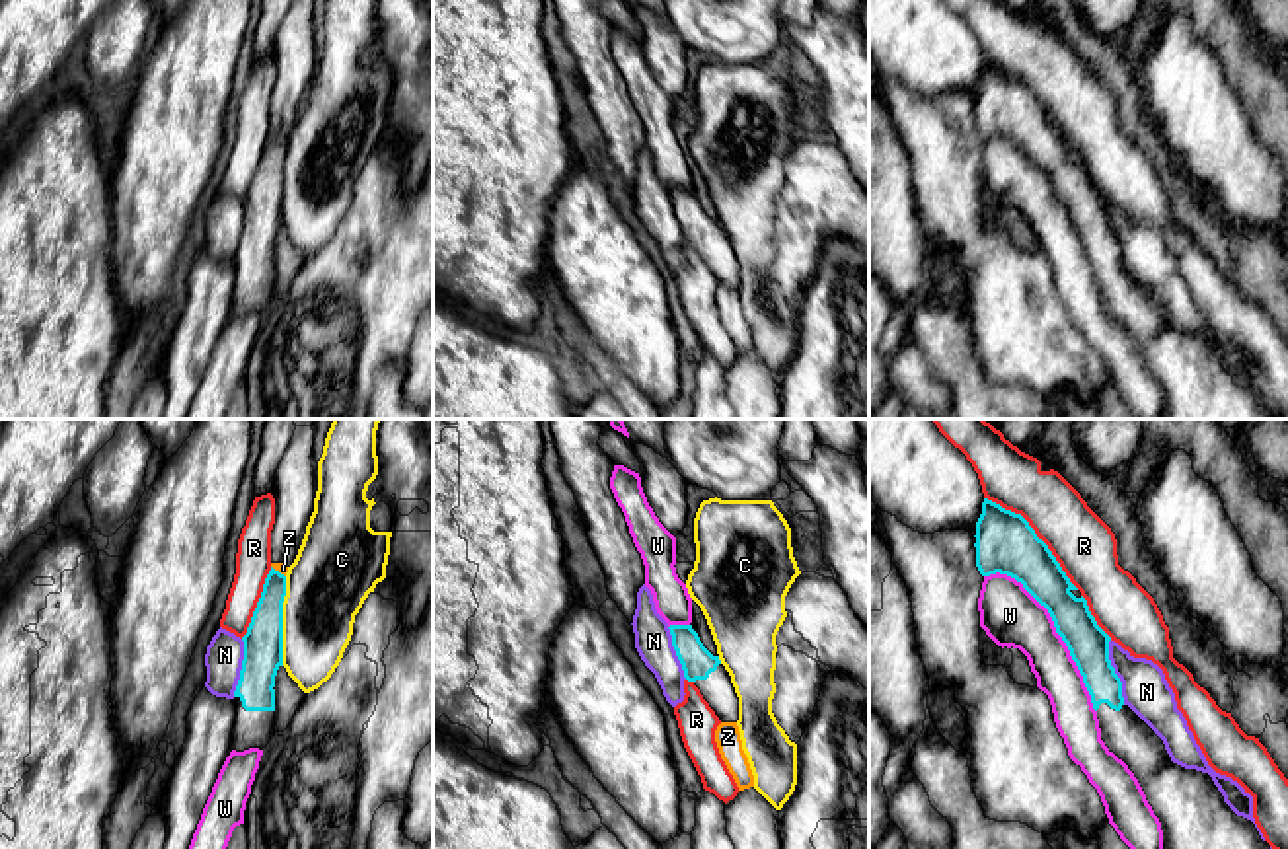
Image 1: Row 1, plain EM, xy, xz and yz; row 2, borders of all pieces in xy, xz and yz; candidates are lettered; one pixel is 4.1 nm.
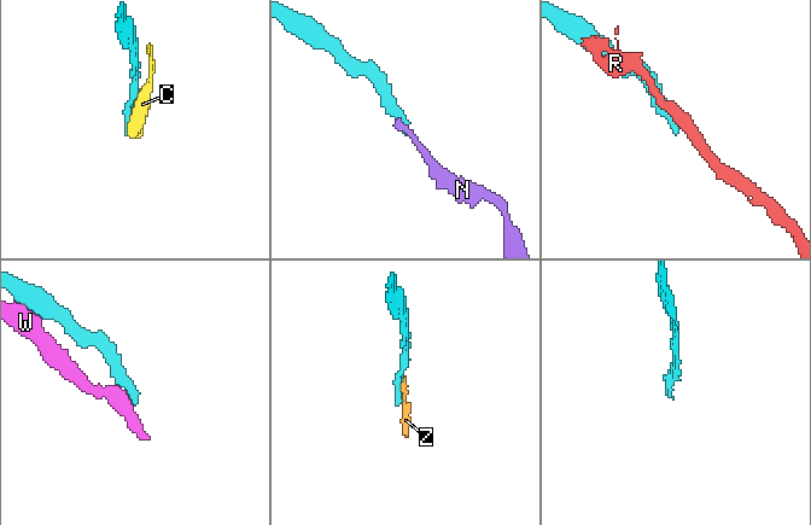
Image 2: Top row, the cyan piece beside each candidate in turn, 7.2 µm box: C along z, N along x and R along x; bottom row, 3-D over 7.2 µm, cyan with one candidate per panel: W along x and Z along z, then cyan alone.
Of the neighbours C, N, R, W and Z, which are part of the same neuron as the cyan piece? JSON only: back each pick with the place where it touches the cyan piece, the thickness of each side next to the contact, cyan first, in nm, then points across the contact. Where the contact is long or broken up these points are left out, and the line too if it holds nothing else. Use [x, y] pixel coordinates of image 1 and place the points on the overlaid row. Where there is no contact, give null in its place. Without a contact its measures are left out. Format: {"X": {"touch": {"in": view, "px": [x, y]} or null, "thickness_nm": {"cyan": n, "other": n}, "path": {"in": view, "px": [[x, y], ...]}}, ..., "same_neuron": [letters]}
{"same_neuron": []}

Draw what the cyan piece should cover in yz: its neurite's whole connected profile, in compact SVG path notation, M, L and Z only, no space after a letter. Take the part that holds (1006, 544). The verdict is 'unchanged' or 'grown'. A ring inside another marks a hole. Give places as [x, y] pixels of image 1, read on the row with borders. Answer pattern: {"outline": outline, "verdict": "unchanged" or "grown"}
{"outline": "M984 498L982 514L976 522L976 567L982 576L990 574L1007 574L1023 584L1023 588L1048 609L1056 633L1066 643L1072 660L1076 662L1083 683L1091 695L1093 709L1097 711L1101 740L1118 759L1122 759L1128 769L1138 779L1148 804L1161 822L1165 849L1270 849L1267 841L1261 839L1255 824L1243 816L1237 816L1226 802L1218 787L1214 785L1208 773L1196 769L1185 769L1171 761L1163 740L1124 703L1122 682L1115 674L1115 668L1109 660L1109 641L1111 637L1097 625L1095 617L1089 611L1087 600L1076 598L1072 592L1078 590L1060 563L1048 549L1048 545L1037 537L1029 522L1011 510L1002 508L1000 504Z", "verdict": "grown"}

